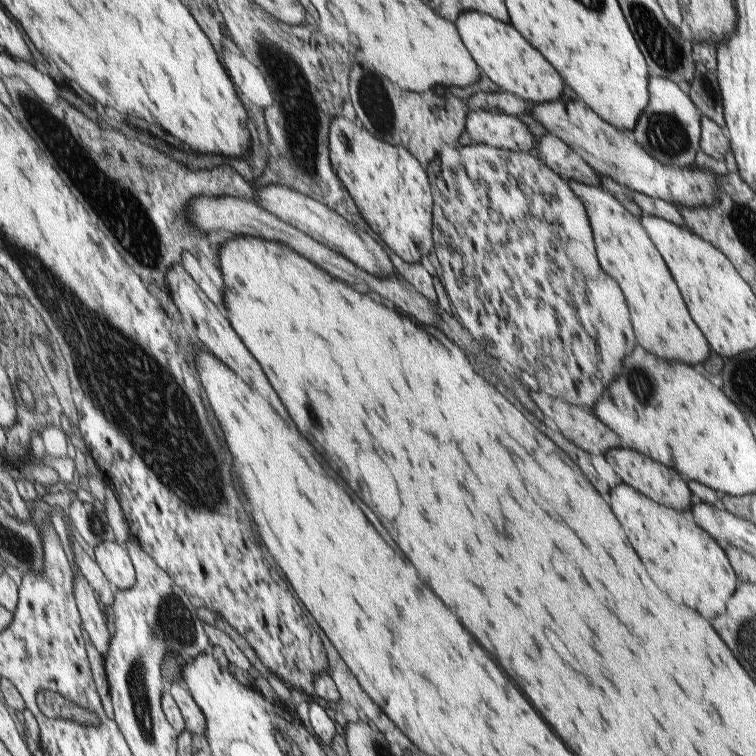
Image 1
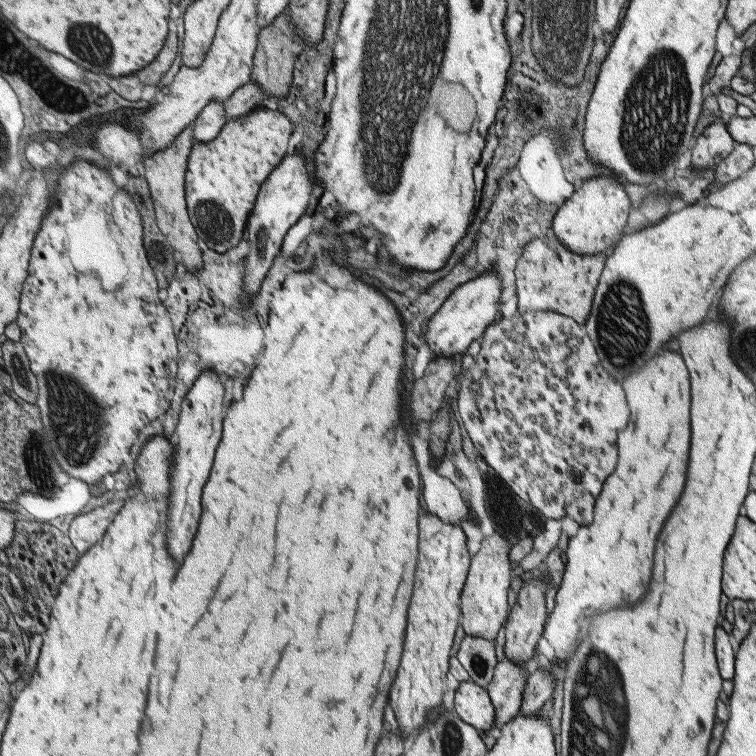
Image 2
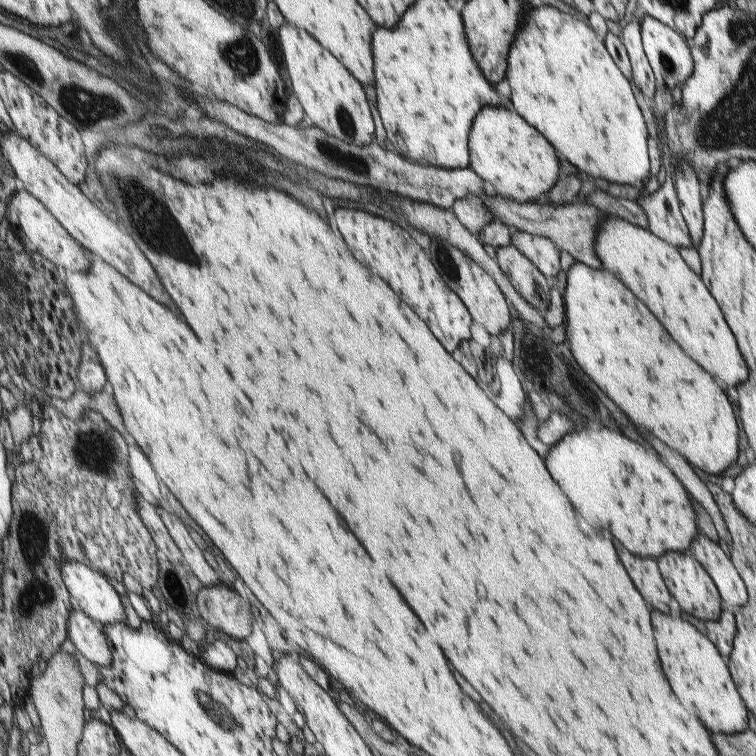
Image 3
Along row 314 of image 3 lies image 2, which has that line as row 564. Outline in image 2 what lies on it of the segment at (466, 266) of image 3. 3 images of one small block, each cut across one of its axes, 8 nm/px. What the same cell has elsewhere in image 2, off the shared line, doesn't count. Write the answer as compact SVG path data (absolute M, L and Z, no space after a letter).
M495 532L490 537L484 537L480 551L471 558L459 604L462 609L461 623L465 634L496 642L498 631L510 611L508 609L508 588L512 576L508 558L510 549L510 541Z

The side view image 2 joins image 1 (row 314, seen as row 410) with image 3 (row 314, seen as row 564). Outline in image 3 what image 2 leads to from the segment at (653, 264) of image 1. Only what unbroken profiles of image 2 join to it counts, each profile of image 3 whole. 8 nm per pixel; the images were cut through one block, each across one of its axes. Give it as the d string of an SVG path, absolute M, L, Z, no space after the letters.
M575 262L569 268L567 273L566 286L564 291L564 308L565 314L565 330L568 342L570 342L570 352L574 355L574 360L580 364L580 368L590 376L590 379L640 428L652 432L656 438L660 438L664 444L668 444L672 450L676 450L678 454L682 454L690 465L696 466L700 470L713 474L714 476L721 476L724 470L736 462L738 458L738 426L736 426L736 418L732 412L732 406L726 398L726 394L720 390L720 386L714 382L714 378L702 370L692 358L688 358L684 354L684 350L670 338L670 334L664 330L664 326L656 319L656 316L641 302L634 294L625 286L624 282L620 281L614 274L608 272L603 267L590 268L589 265L582 264L582 262Z

